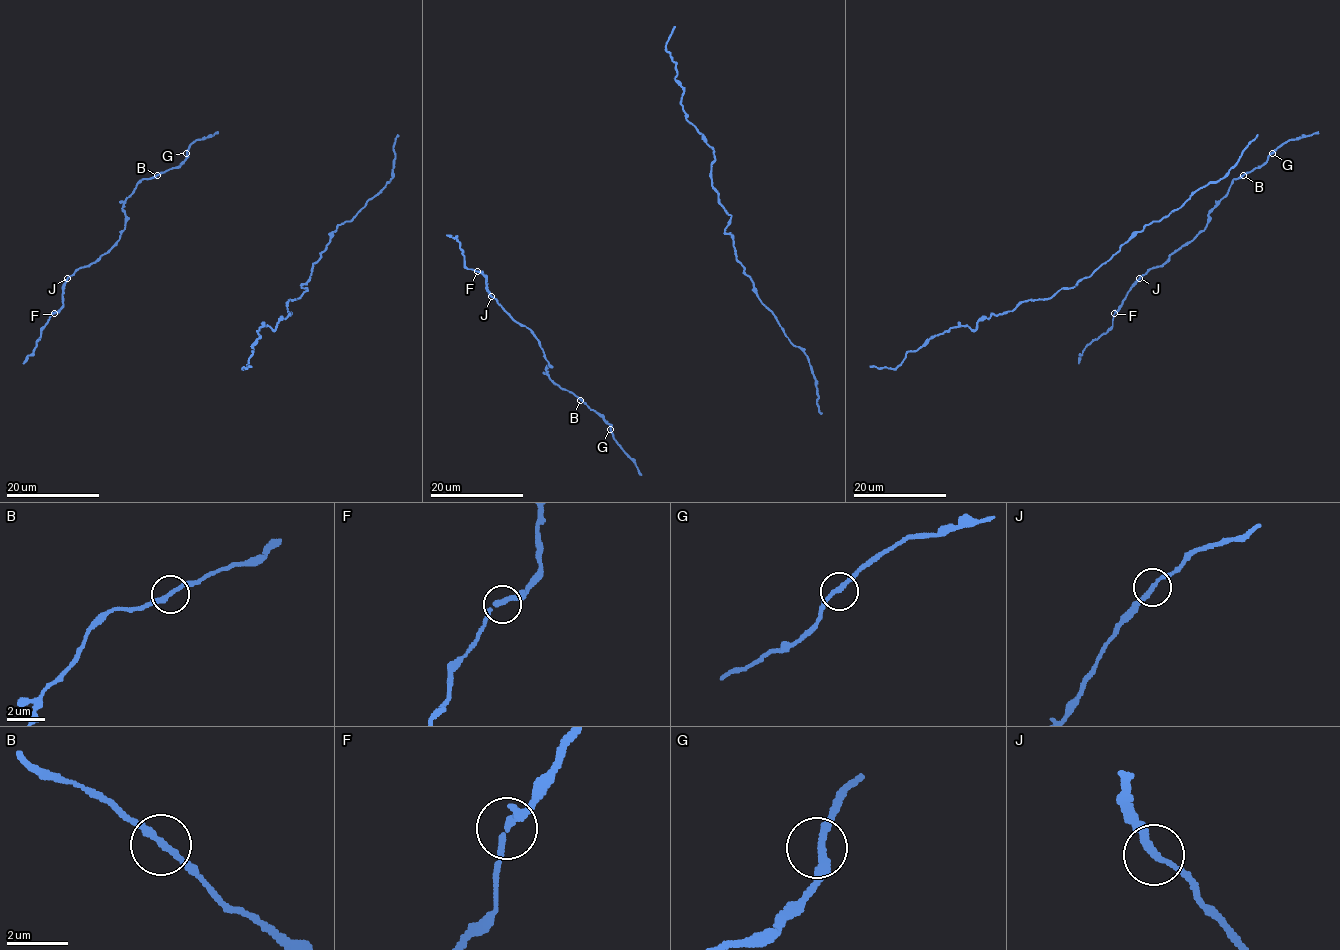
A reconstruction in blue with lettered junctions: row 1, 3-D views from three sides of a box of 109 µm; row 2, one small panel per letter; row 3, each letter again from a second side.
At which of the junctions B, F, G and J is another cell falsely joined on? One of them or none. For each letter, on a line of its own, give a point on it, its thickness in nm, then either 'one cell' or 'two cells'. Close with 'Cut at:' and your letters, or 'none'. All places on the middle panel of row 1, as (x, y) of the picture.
B: (580, 400) | 240 nm | one cell
F: (477, 271) | 220 nm | one cell
G: (610, 429) | 220 nm | one cell
J: (491, 296) | 200 nm | one cell
Cut at: none

